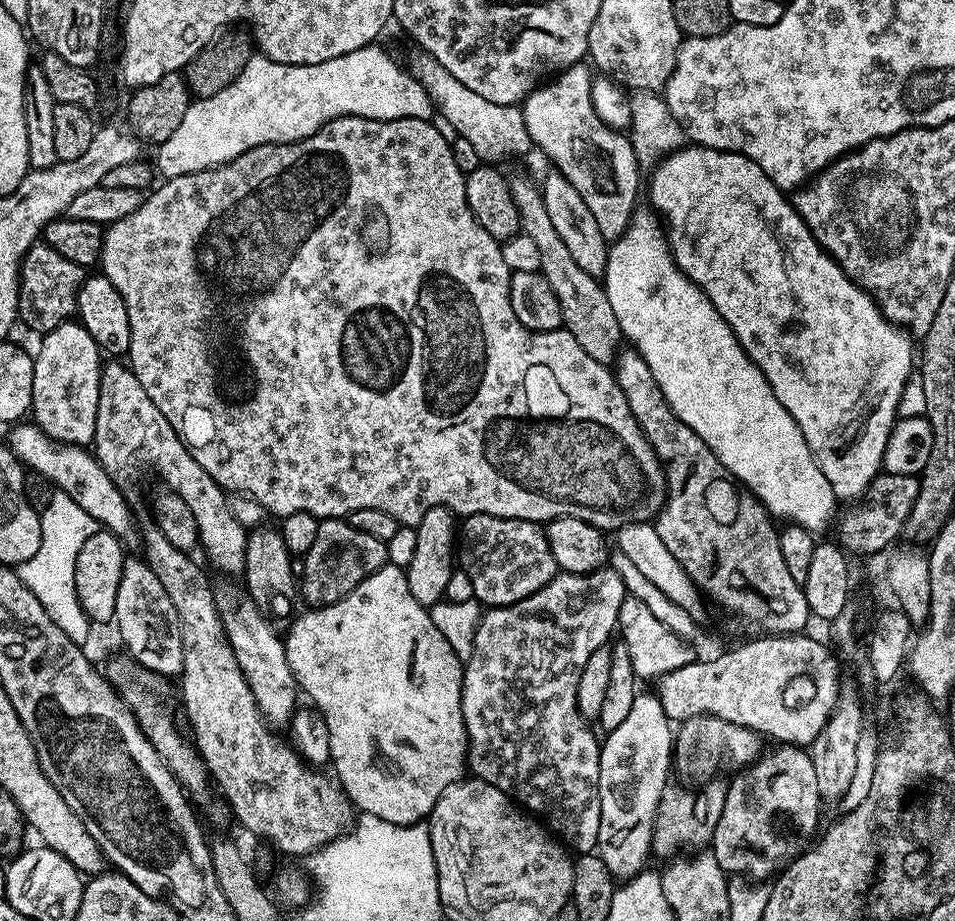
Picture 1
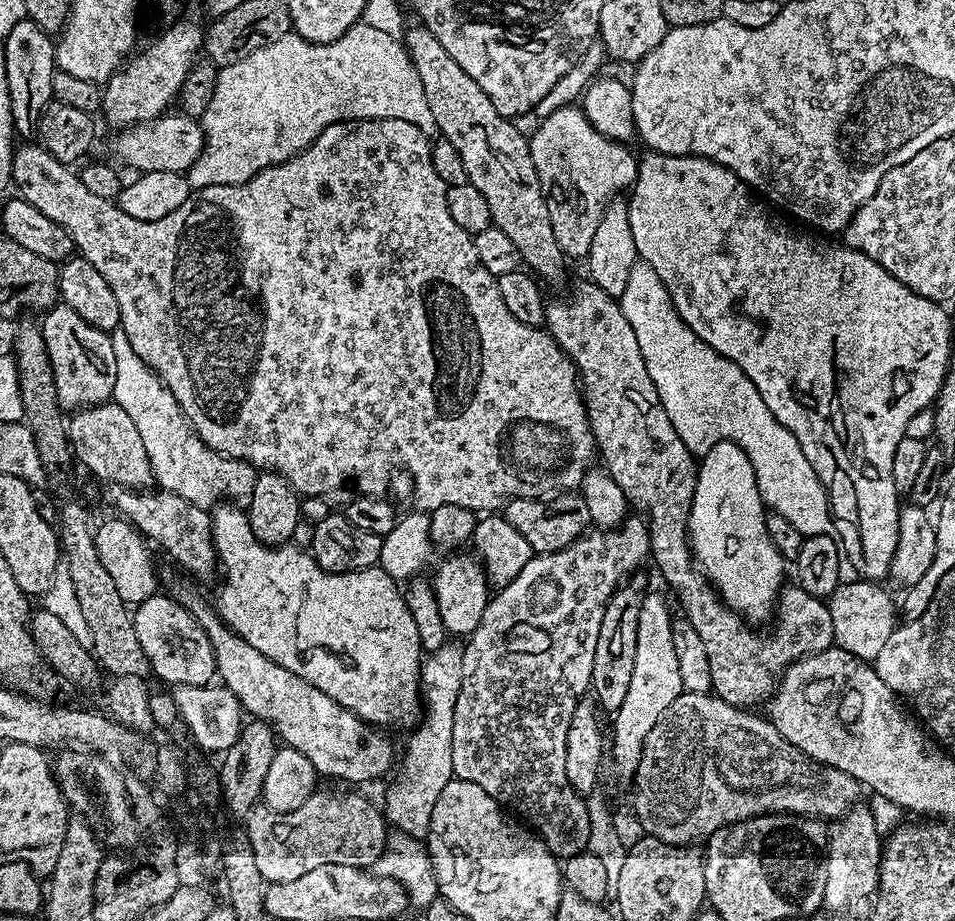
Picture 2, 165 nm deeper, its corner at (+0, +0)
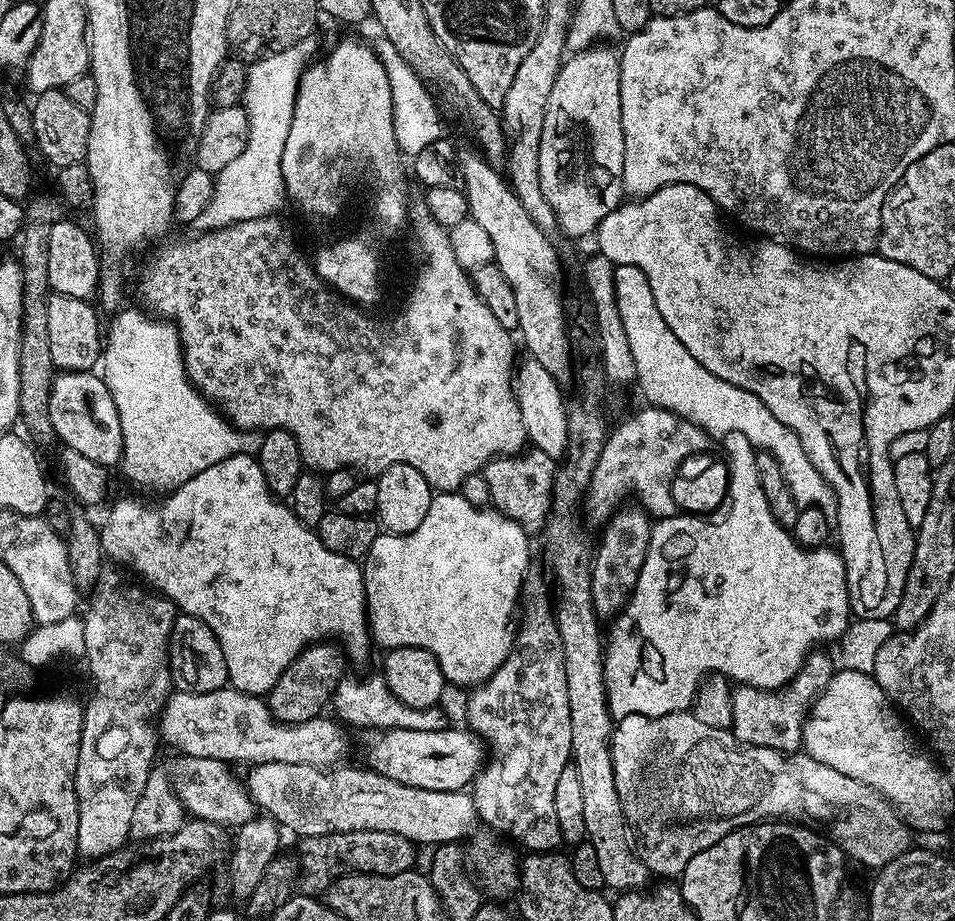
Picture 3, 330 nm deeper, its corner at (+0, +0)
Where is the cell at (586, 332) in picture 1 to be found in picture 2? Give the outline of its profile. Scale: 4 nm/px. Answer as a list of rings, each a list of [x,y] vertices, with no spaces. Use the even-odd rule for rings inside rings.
[[[420,24],[415,27],[409,27],[405,31],[404,45],[408,49],[412,64],[417,68],[418,77],[422,80],[426,99],[434,113],[436,132],[457,148],[462,163],[466,165],[468,183],[474,185],[486,198],[494,227],[502,230],[502,234],[507,234],[510,242],[518,246],[521,261],[541,281],[549,280],[552,284],[562,283],[566,257],[564,251],[558,246],[558,238],[554,238],[554,226],[550,226],[550,210],[546,210],[546,198],[538,182],[538,170],[534,170],[529,137],[522,135],[509,117],[498,114],[498,110],[494,110],[494,102],[486,98],[486,90],[482,90],[482,86],[478,86],[478,82],[474,82],[474,78],[470,78],[470,74],[466,74],[466,70],[458,66],[458,62],[454,62],[454,58],[450,57],[446,48],[430,34],[428,28]]]

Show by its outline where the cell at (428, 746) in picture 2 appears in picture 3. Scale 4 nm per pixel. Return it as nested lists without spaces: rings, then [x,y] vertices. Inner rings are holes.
[[[345,674],[338,682],[330,701],[331,711],[337,721],[345,725],[357,724],[360,730],[383,730],[397,728],[398,730],[442,730],[449,727],[450,720],[444,717],[440,706],[428,709],[414,709],[404,705],[398,697],[391,692],[384,681],[383,675],[352,676]],[[345,720],[345,721],[344,721]],[[348,723],[348,724],[347,724]]]

